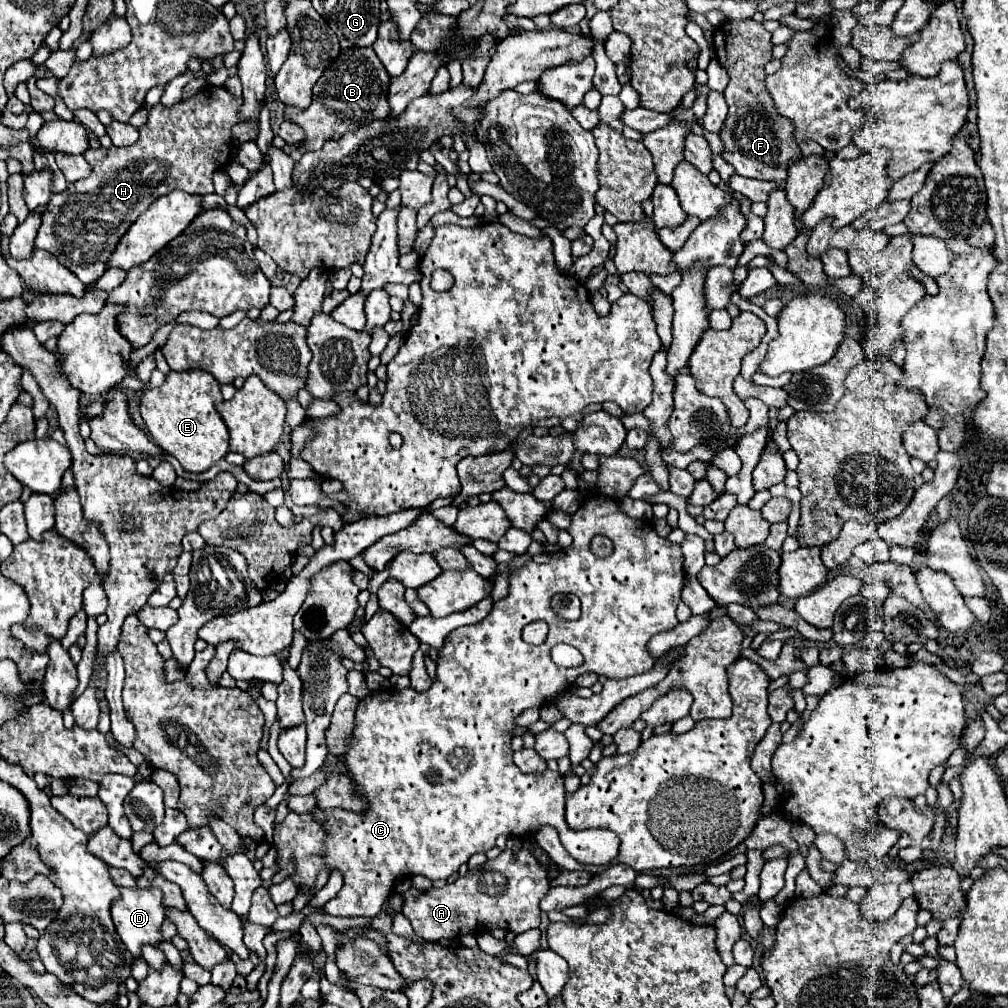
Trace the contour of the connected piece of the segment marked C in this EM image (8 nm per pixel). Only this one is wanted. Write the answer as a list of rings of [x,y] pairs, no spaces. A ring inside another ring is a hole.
[[[598,493],[598,495],[586,495],[580,509],[576,513],[572,513],[572,523],[570,527],[566,529],[570,535],[572,535],[572,545],[566,547],[562,551],[562,555],[556,559],[556,561],[550,561],[550,563],[526,563],[524,567],[520,569],[514,569],[508,577],[508,595],[500,601],[494,603],[490,615],[486,619],[482,619],[480,623],[474,623],[474,625],[462,625],[458,627],[456,631],[452,631],[442,649],[438,651],[438,669],[436,669],[436,681],[432,681],[432,687],[426,691],[426,693],[418,693],[414,689],[402,689],[400,693],[398,691],[376,691],[374,695],[362,699],[358,703],[358,709],[356,709],[356,715],[354,715],[354,729],[352,729],[352,735],[348,737],[348,745],[346,745],[346,753],[342,757],[342,763],[346,765],[348,769],[348,775],[350,779],[354,781],[354,795],[364,799],[366,801],[366,811],[362,813],[354,813],[354,811],[346,811],[342,807],[336,807],[336,809],[312,809],[310,813],[296,813],[296,811],[290,811],[286,815],[286,819],[282,823],[274,823],[274,847],[276,847],[276,865],[278,865],[278,871],[284,871],[290,863],[294,863],[294,873],[288,875],[296,887],[298,887],[298,893],[312,893],[314,891],[314,885],[316,885],[316,879],[320,875],[320,871],[324,867],[328,867],[330,871],[340,871],[342,877],[344,877],[344,887],[340,889],[340,893],[326,901],[322,905],[322,909],[334,917],[358,917],[358,915],[366,915],[366,917],[376,917],[380,913],[380,907],[384,905],[384,901],[390,897],[392,889],[394,889],[394,883],[398,879],[404,879],[404,877],[414,877],[414,875],[424,875],[426,879],[448,879],[452,873],[458,871],[458,867],[462,863],[466,863],[470,859],[470,855],[474,853],[486,853],[488,849],[494,847],[496,839],[500,835],[506,835],[506,837],[532,837],[534,833],[538,833],[542,827],[550,825],[554,827],[558,833],[560,833],[560,841],[562,845],[568,849],[568,853],[580,861],[580,863],[588,863],[588,865],[606,865],[610,863],[616,853],[618,853],[618,847],[620,847],[620,839],[616,833],[608,831],[608,829],[586,829],[586,831],[572,831],[566,821],[564,821],[564,797],[566,797],[566,791],[564,791],[564,779],[560,773],[556,771],[550,771],[546,769],[544,773],[532,773],[532,775],[524,775],[512,761],[512,737],[514,737],[514,729],[518,727],[516,725],[516,717],[522,715],[522,711],[530,709],[530,707],[542,707],[546,703],[550,703],[556,695],[562,695],[564,689],[570,689],[570,685],[576,681],[578,675],[584,673],[584,667],[574,667],[574,669],[566,669],[566,667],[558,667],[550,661],[550,649],[556,645],[556,643],[570,643],[574,645],[582,655],[584,655],[584,663],[590,663],[590,671],[598,673],[598,675],[606,675],[608,679],[626,679],[626,677],[634,677],[634,675],[642,675],[646,671],[650,671],[654,667],[654,657],[650,657],[650,653],[646,653],[646,641],[650,641],[650,637],[654,637],[654,633],[662,633],[664,629],[674,629],[674,625],[678,625],[678,617],[676,617],[676,607],[680,603],[680,593],[682,593],[682,585],[684,585],[684,579],[686,579],[686,573],[684,573],[684,555],[682,555],[682,549],[680,545],[674,545],[670,543],[668,539],[662,539],[656,535],[656,531],[652,529],[652,525],[648,521],[642,521],[642,519],[632,519],[628,517],[626,513],[620,511],[616,499],[610,499],[606,497],[604,493]],[[594,535],[606,535],[612,543],[614,543],[614,553],[606,559],[600,559],[596,557],[592,551],[590,551],[590,541]],[[554,593],[576,593],[578,599],[582,601],[582,615],[580,619],[576,621],[564,621],[560,617],[554,615],[554,611],[550,609],[550,597]],[[532,621],[546,621],[548,627],[550,627],[550,633],[546,637],[546,641],[542,645],[528,645],[524,639],[522,639],[522,629],[524,625],[532,623]]]

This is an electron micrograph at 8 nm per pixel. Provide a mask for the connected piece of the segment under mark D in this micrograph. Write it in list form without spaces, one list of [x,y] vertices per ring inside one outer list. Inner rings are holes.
[[[120,887],[120,901],[114,901],[110,913],[112,913],[112,921],[116,925],[116,933],[120,935],[122,943],[134,957],[140,957],[142,945],[156,945],[162,941],[160,925],[164,921],[164,905],[162,905],[162,893],[158,889],[154,889],[154,887],[148,887],[148,889]]]

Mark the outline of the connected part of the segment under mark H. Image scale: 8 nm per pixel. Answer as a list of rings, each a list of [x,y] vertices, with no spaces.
[[[204,87],[194,97],[184,99],[172,107],[164,107],[162,103],[150,109],[148,123],[140,129],[140,139],[130,147],[98,147],[82,153],[86,161],[92,165],[90,177],[70,183],[62,193],[54,193],[50,203],[42,213],[42,225],[36,235],[36,249],[50,251],[58,257],[62,265],[66,265],[78,279],[92,285],[104,271],[104,263],[114,251],[120,237],[128,231],[128,227],[136,221],[140,213],[144,213],[156,197],[162,197],[174,189],[182,189],[192,195],[214,193],[212,175],[220,167],[224,167],[232,157],[232,125],[238,123],[238,107],[240,99],[234,99],[224,87]]]

